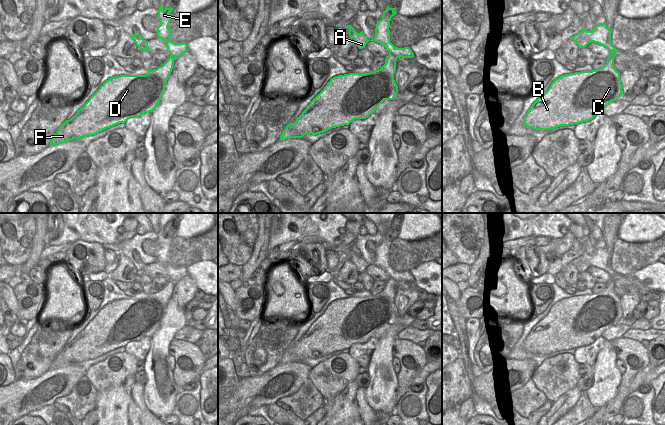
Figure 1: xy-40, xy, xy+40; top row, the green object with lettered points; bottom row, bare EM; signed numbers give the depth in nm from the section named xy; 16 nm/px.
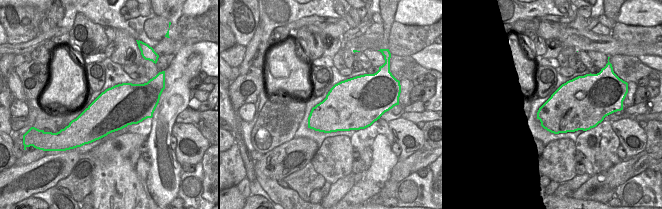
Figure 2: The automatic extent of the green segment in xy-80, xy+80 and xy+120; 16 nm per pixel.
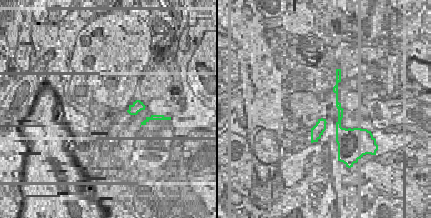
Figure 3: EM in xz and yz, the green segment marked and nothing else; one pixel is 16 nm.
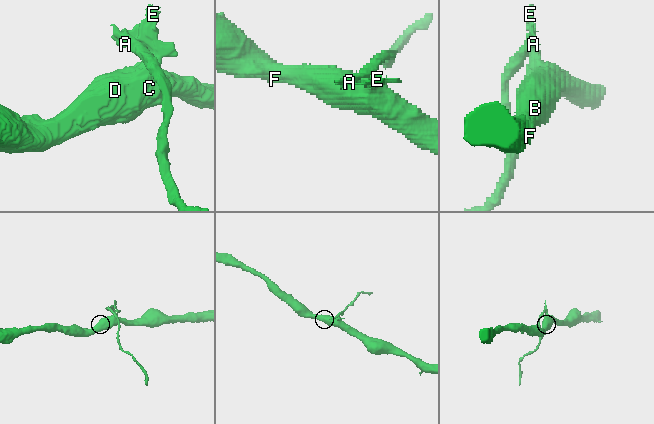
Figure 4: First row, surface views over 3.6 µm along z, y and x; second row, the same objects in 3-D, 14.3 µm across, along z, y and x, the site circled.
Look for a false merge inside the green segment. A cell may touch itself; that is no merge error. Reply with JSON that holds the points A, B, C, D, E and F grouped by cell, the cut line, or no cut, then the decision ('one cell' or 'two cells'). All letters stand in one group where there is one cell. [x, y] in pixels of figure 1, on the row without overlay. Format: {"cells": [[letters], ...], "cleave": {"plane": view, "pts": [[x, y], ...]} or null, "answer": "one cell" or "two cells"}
{"cells": [["A", "E"], ["B", "C", "D", "F"]], "cleave": {"plane": "xy", "pts": [[389, 277], [397, 281]]}, "answer": "two cells"}

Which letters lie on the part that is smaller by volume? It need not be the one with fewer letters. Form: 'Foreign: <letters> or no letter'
Foreign: A, E

